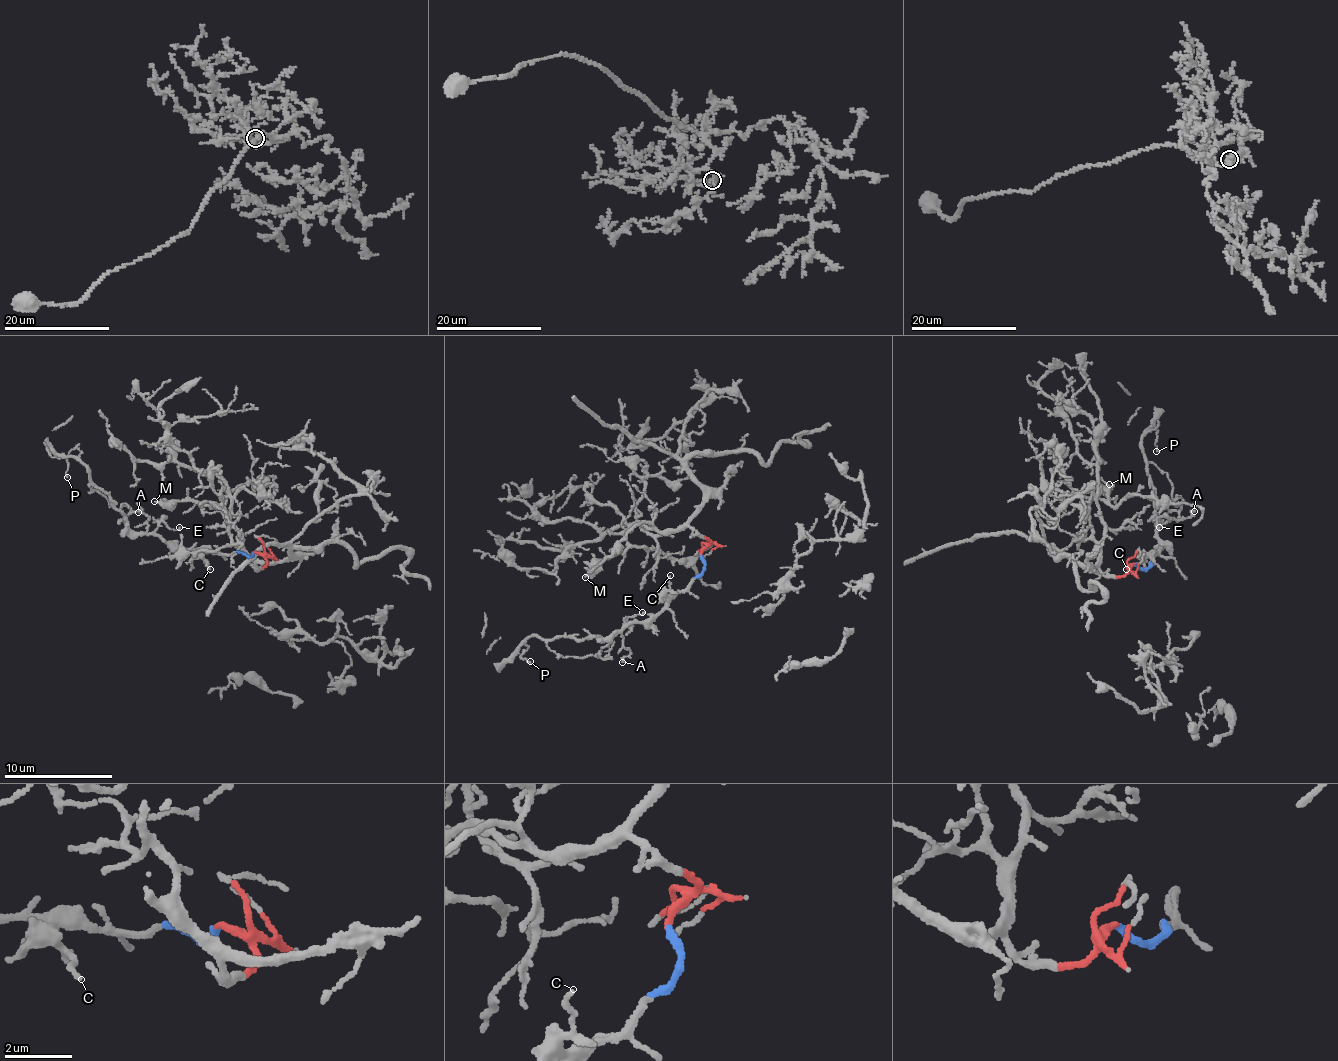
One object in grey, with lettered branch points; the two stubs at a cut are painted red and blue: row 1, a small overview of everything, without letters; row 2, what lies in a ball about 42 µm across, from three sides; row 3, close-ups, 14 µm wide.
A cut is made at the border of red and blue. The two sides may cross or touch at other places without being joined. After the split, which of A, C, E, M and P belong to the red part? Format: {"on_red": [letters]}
{"on_red": ["M"]}

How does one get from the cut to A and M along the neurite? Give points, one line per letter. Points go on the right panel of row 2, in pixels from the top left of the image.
A: (1133, 564), (1150, 565), (1160, 526), (1195, 511)
M: (1133, 564), (1120, 577), (1099, 569), (1089, 510), (1092, 500), (1105, 500), (1108, 496), (1101, 487), (1108, 485)

